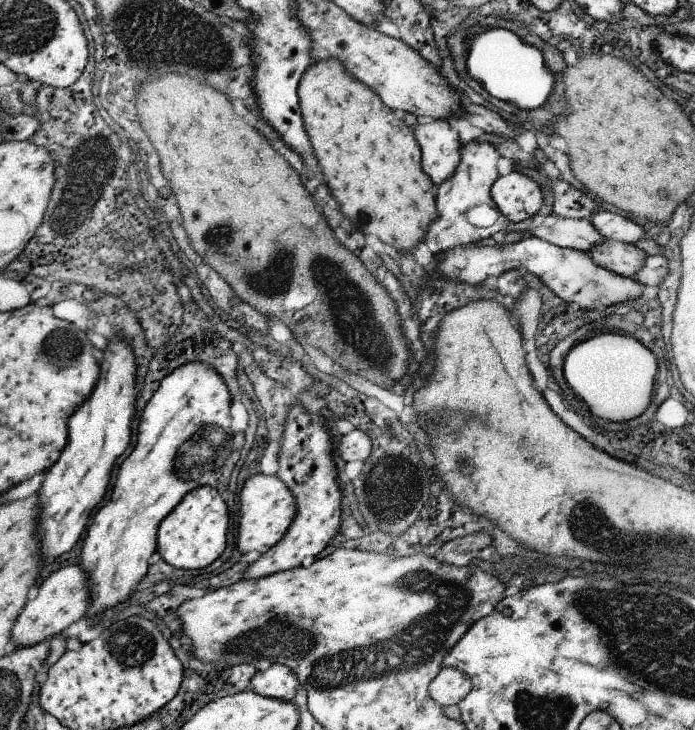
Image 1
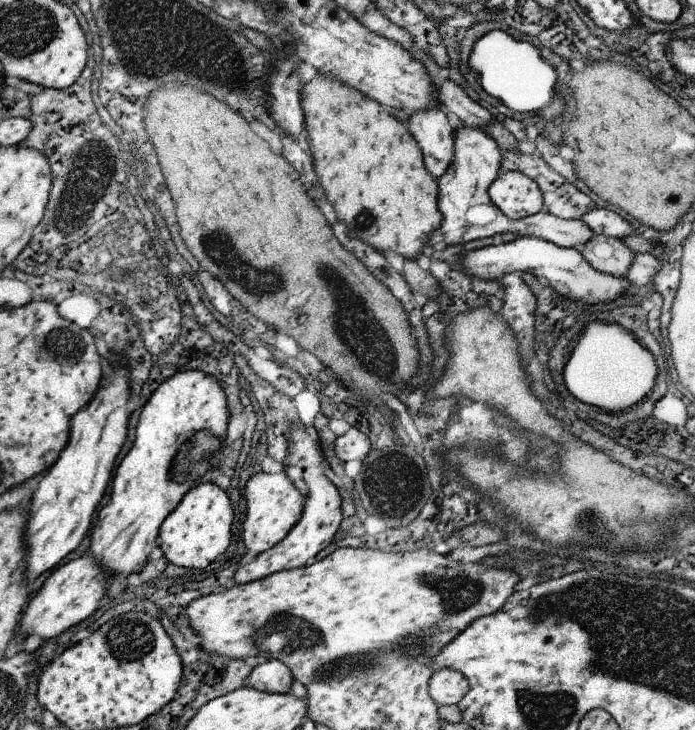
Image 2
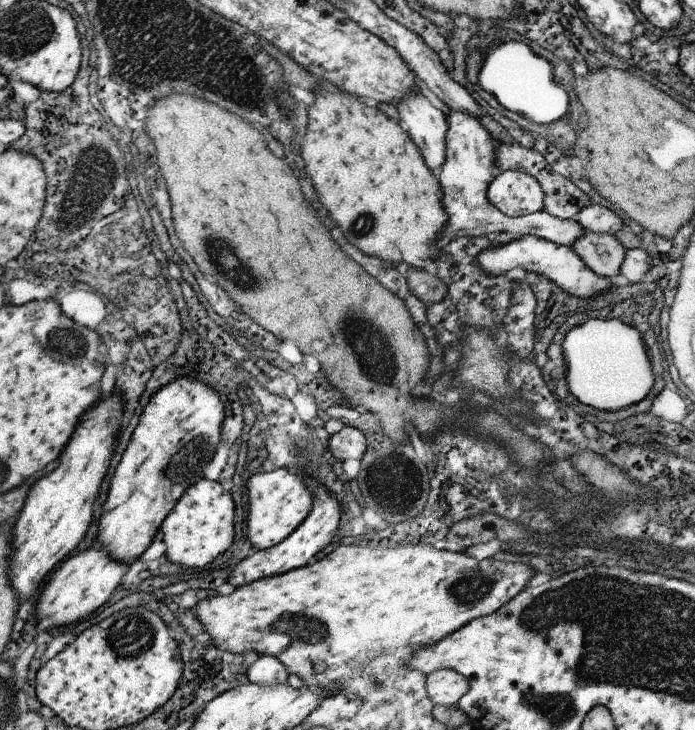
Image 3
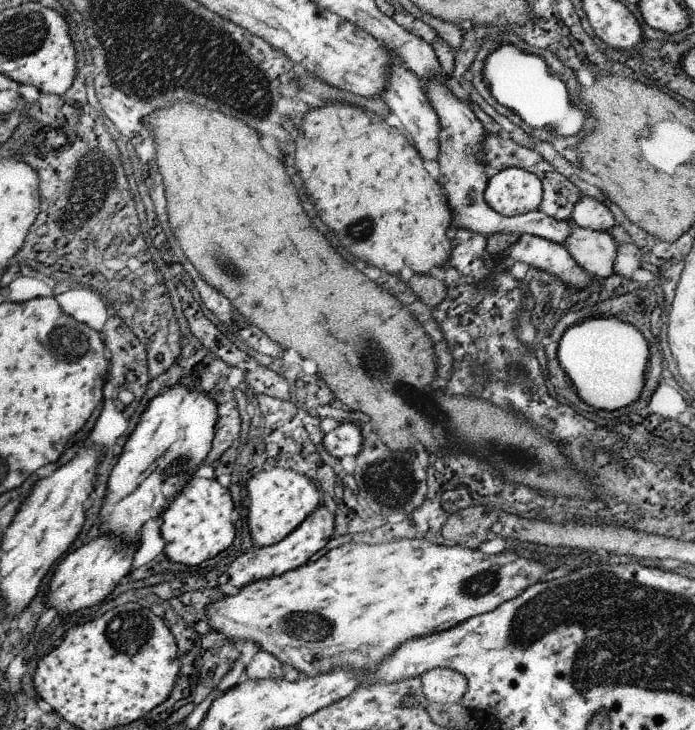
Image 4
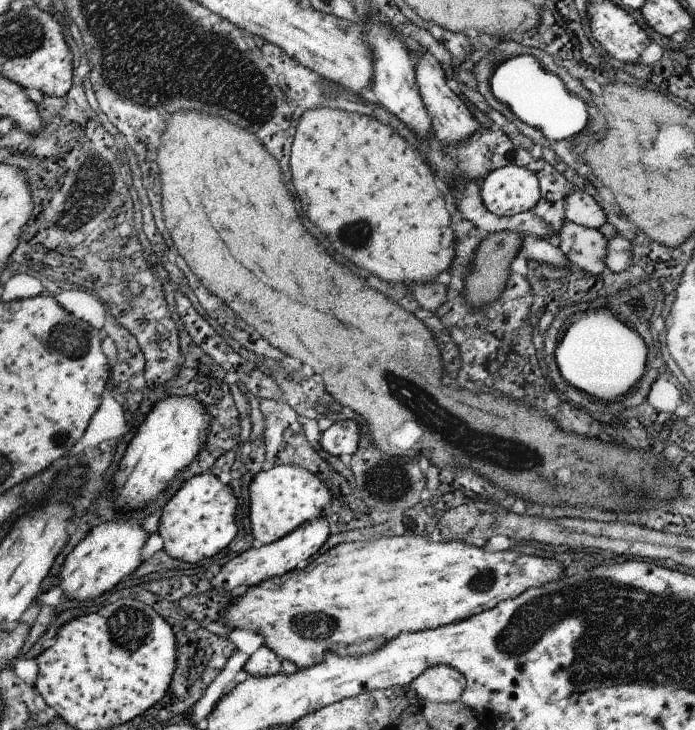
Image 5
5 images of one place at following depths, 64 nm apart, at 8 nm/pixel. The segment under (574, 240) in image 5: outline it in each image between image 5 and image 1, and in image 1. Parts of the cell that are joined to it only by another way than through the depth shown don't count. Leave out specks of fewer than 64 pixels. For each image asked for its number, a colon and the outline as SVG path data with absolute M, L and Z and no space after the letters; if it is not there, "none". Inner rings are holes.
1: M603 240L599 244L593 244L587 250L587 256L595 266L601 266L617 276L631 278L643 266L643 260L647 254L631 244Z
2: M591 236L581 248L581 256L593 270L615 278L623 278L633 260L633 252L623 240L605 236Z
3: M583 230L581 236L571 242L571 252L589 268L589 272L609 278L619 274L623 262L623 246L611 234L593 234Z
4: M571 226L569 236L561 242L573 262L593 278L609 278L613 272L617 244L607 232L593 232L587 228Z

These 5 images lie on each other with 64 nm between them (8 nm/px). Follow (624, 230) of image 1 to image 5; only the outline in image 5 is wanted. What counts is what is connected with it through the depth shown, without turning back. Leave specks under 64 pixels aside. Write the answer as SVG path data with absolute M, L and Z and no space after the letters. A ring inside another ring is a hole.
M573 190L565 200L565 222L599 230L603 224L607 224L607 214L589 194L583 190Z

